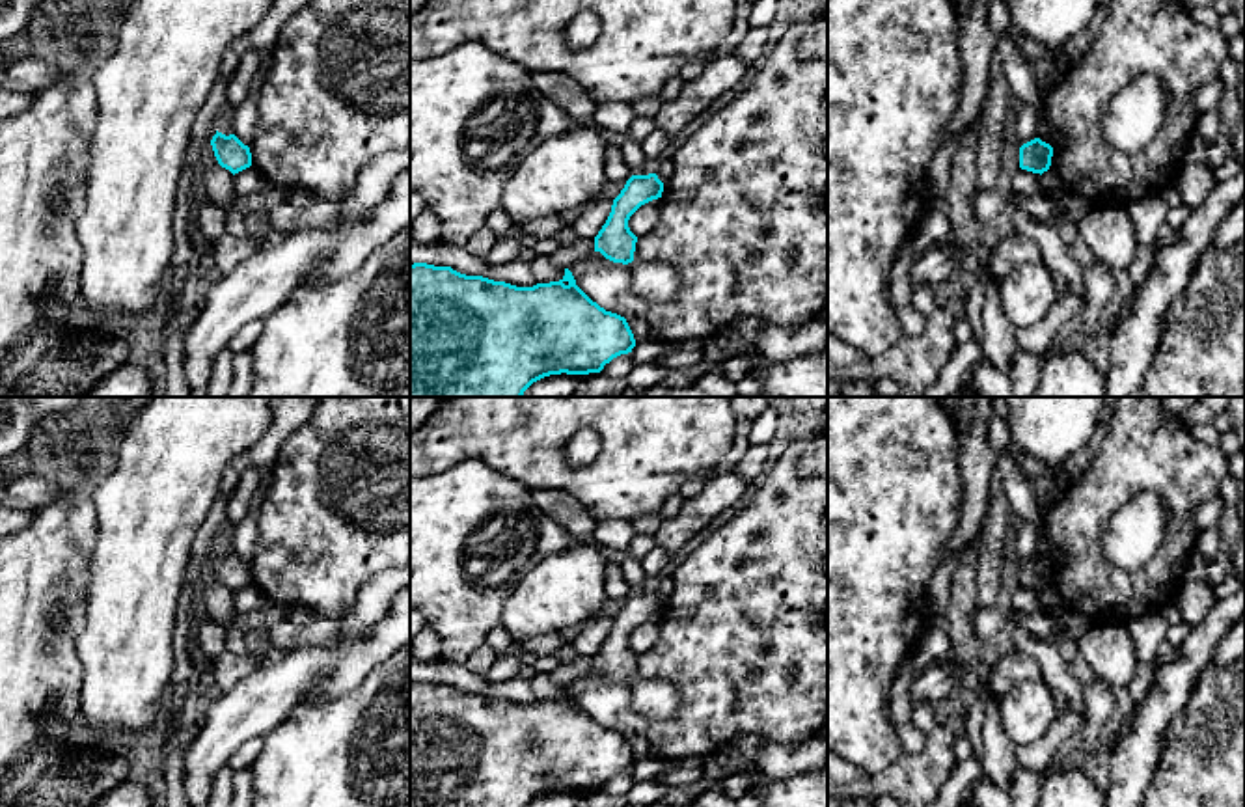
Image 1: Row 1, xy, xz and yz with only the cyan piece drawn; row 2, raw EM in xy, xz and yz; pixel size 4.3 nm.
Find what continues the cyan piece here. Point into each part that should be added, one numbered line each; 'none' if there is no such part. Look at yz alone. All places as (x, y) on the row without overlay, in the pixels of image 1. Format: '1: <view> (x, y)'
none

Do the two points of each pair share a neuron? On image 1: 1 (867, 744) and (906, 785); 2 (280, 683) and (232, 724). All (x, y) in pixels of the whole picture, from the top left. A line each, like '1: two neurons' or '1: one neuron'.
1: two neurons
2: one neuron

